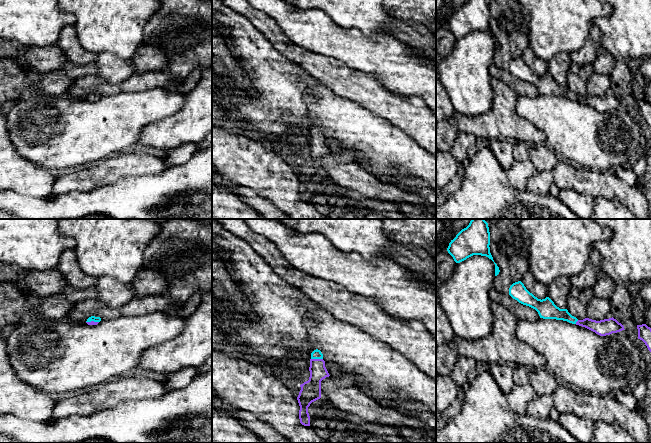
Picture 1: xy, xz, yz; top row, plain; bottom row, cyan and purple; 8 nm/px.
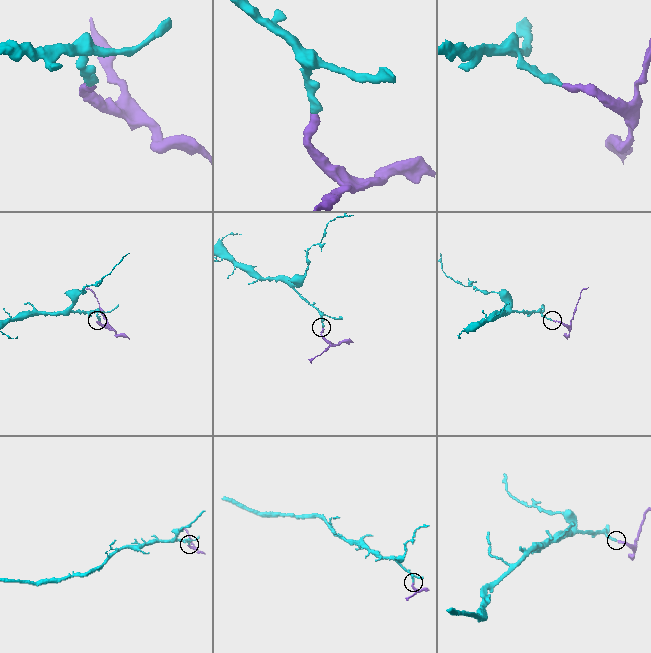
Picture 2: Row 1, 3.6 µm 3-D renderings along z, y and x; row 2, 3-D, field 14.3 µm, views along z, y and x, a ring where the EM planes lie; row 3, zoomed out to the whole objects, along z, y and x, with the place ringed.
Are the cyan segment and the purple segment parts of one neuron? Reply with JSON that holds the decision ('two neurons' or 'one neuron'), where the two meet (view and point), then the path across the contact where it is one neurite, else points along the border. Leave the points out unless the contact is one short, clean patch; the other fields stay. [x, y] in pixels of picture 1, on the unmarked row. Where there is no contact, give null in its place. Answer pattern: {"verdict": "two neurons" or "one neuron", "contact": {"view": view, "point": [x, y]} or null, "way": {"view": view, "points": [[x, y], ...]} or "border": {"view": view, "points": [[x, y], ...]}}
{"verdict": "one neuron", "contact": {"view": "xz", "point": [317, 134]}, "way": {"view": "xz", "points": [[316, 130], [317, 134], [317, 151], [312, 164]]}}

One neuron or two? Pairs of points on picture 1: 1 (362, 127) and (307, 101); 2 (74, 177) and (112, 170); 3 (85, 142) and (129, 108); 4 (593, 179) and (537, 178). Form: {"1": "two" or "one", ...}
{"1": "one", "2": "one", "3": "one", "4": "two"}

